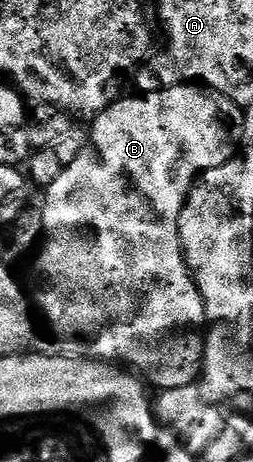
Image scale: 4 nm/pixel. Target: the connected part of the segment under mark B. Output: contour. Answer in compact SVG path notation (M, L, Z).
M185 83L169 89L161 89L159 93L135 96L121 96L113 105L106 107L106 111L102 111L94 118L90 125L88 144L74 159L74 163L70 163L70 167L66 167L66 171L62 171L62 175L58 175L58 179L54 179L54 183L47 186L45 193L48 194L42 202L44 236L35 254L36 262L32 265L32 293L30 289L30 305L38 318L39 332L41 329L44 334L41 337L39 334L35 338L34 349L36 345L35 352L46 357L82 357L119 363L139 374L149 386L157 385L157 390L163 391L174 387L196 385L202 377L206 332L204 304L184 258L178 223L182 215L182 207L188 202L188 193L196 178L214 167L222 167L222 163L226 163L232 157L234 133L232 137L231 131L228 130L228 121L220 110L221 98L199 84Z

